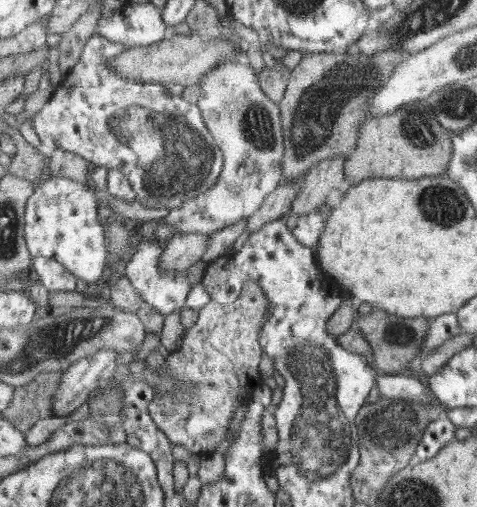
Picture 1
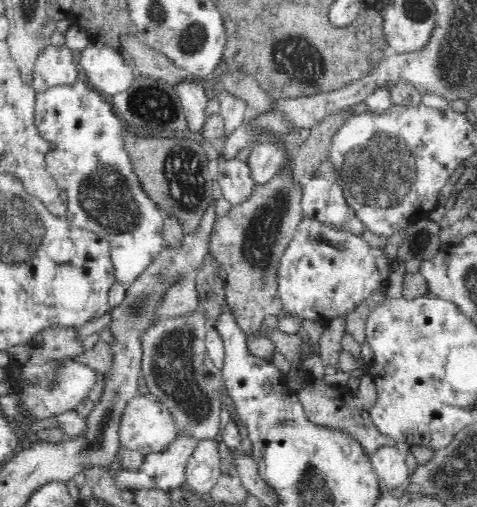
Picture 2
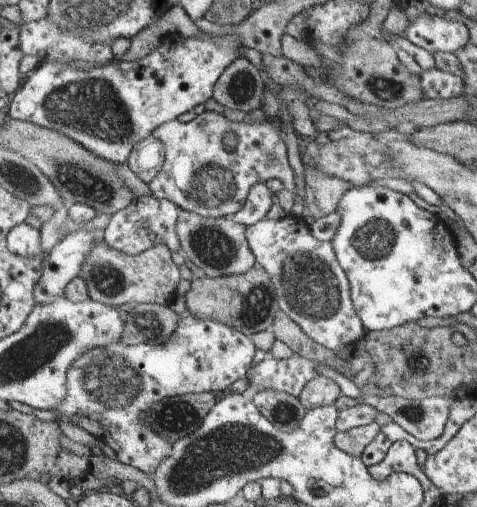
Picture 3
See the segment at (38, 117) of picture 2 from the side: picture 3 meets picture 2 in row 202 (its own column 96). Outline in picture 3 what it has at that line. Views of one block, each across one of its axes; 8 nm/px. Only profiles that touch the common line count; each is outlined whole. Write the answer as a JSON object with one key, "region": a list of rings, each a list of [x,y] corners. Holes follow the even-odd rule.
{"region":[[[204,29],[202,30],[202,34],[203,37],[199,40],[193,40],[193,38],[182,39],[181,36],[177,36],[177,34],[164,34],[161,46],[159,46],[156,51],[151,52],[151,54],[139,59],[138,61],[113,59],[109,64],[105,63],[102,66],[97,65],[97,67],[93,67],[89,70],[75,70],[75,68],[71,68],[67,64],[59,63],[57,60],[40,61],[37,67],[24,77],[22,87],[12,98],[12,102],[6,110],[8,118],[29,121],[36,125],[60,132],[61,134],[72,138],[75,142],[87,147],[91,152],[98,154],[105,160],[119,164],[127,163],[133,149],[136,148],[139,142],[150,137],[157,126],[161,126],[161,124],[165,124],[165,122],[171,122],[171,120],[179,118],[179,116],[181,116],[181,114],[185,114],[185,112],[193,111],[193,108],[197,108],[199,104],[205,104],[209,98],[213,97],[215,85],[218,84],[218,80],[222,77],[222,74],[226,72],[231,63],[236,62],[239,59],[239,57],[237,57],[239,56],[239,54],[237,54],[237,47],[244,45],[238,37],[235,37],[234,35],[216,37],[215,35],[207,34]]]}

